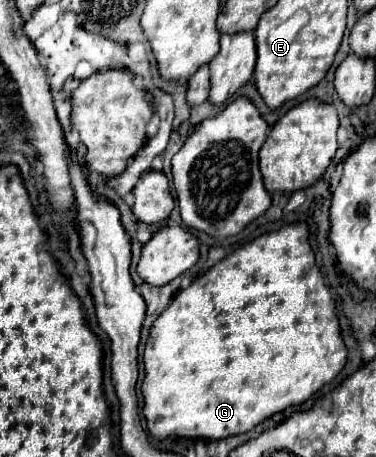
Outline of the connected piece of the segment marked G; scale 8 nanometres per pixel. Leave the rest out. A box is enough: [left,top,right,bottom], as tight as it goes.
[143,223,347,439]

